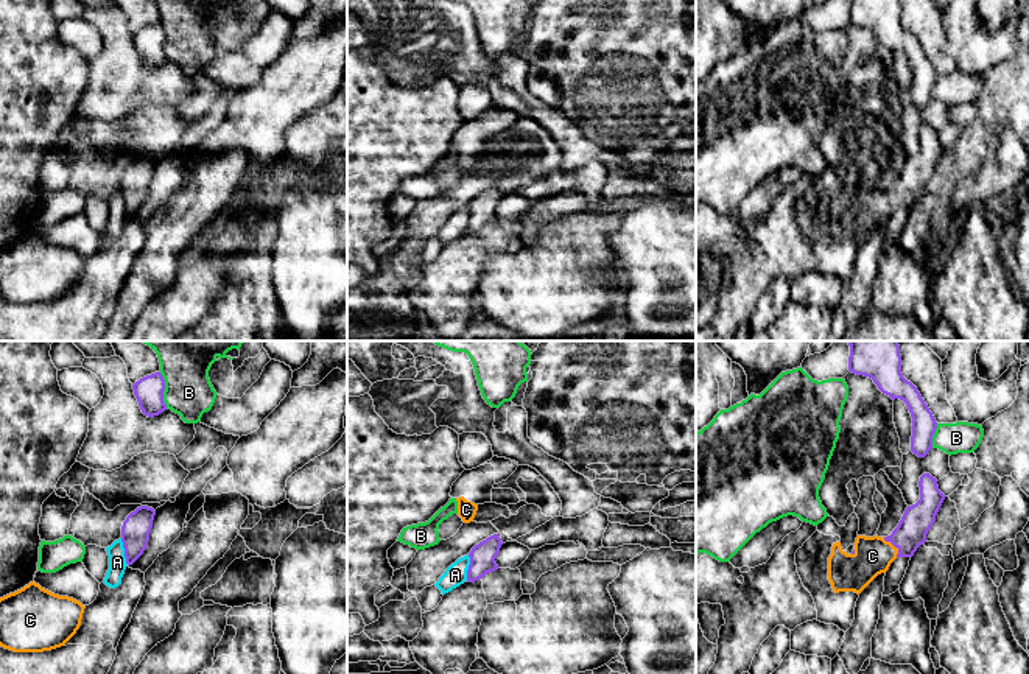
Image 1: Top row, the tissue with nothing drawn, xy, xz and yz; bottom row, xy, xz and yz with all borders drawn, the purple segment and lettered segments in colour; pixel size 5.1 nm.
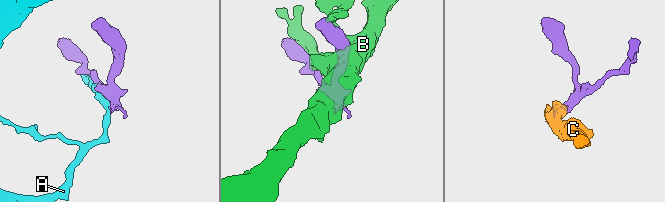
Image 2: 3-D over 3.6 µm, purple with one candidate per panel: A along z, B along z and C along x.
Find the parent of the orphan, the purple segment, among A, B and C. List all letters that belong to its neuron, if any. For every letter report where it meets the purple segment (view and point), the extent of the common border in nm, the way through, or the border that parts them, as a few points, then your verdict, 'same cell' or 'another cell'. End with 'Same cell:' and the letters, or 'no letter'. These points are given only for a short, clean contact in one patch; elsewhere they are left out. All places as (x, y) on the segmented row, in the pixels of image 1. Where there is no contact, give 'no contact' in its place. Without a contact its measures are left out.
A: meets purple in xy at (125, 551); contact 140 nm long; another cell
B: meets purple in xy at (164, 389); contact 190 nm long; another cell
C: meets purple in yz at (894, 545); contact 130 nm long; runs through yz (911, 533), (894, 545), (872, 556); same cell
Same cell: C

